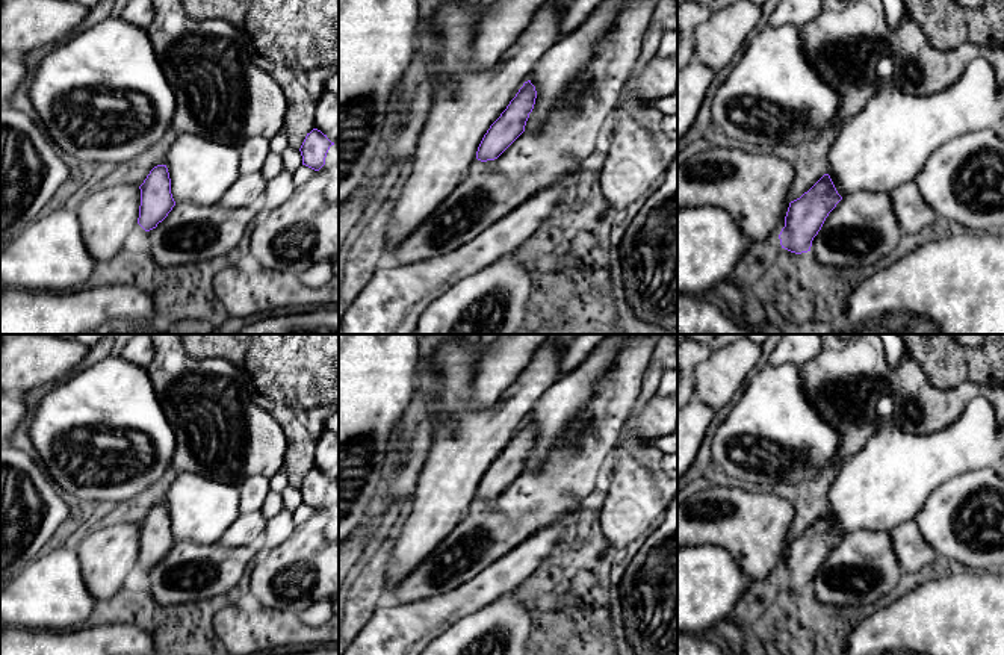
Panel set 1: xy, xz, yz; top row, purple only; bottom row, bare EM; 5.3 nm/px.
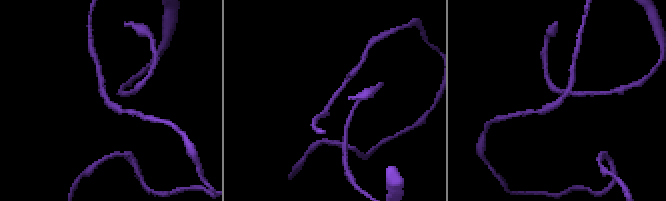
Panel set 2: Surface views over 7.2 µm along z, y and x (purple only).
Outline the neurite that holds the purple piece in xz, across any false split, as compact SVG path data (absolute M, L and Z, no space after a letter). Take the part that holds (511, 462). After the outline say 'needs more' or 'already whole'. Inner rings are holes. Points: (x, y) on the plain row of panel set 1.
M629 336L609 371L599 380L593 399L570 421L538 470L525 469L537 437L535 425L531 419L525 421L484 473L476 498L461 522L413 572L387 591L387 601L416 602L458 588L532 534L573 513L582 499L599 490L624 424L640 402L643 378L659 336Z; needs more

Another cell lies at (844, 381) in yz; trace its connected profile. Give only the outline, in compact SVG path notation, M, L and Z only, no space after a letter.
M818 334L821 351L803 365L801 383L809 402L820 416L839 434L835 464L857 454L877 430L875 404L882 395L894 398L892 422L897 428L930 436L950 427L975 396L984 396L995 408L996 419L1004 424L1004 386L981 386L965 381L953 389L934 387L918 362L904 351L901 363L892 368L877 334L856 334L844 340L838 334Z

